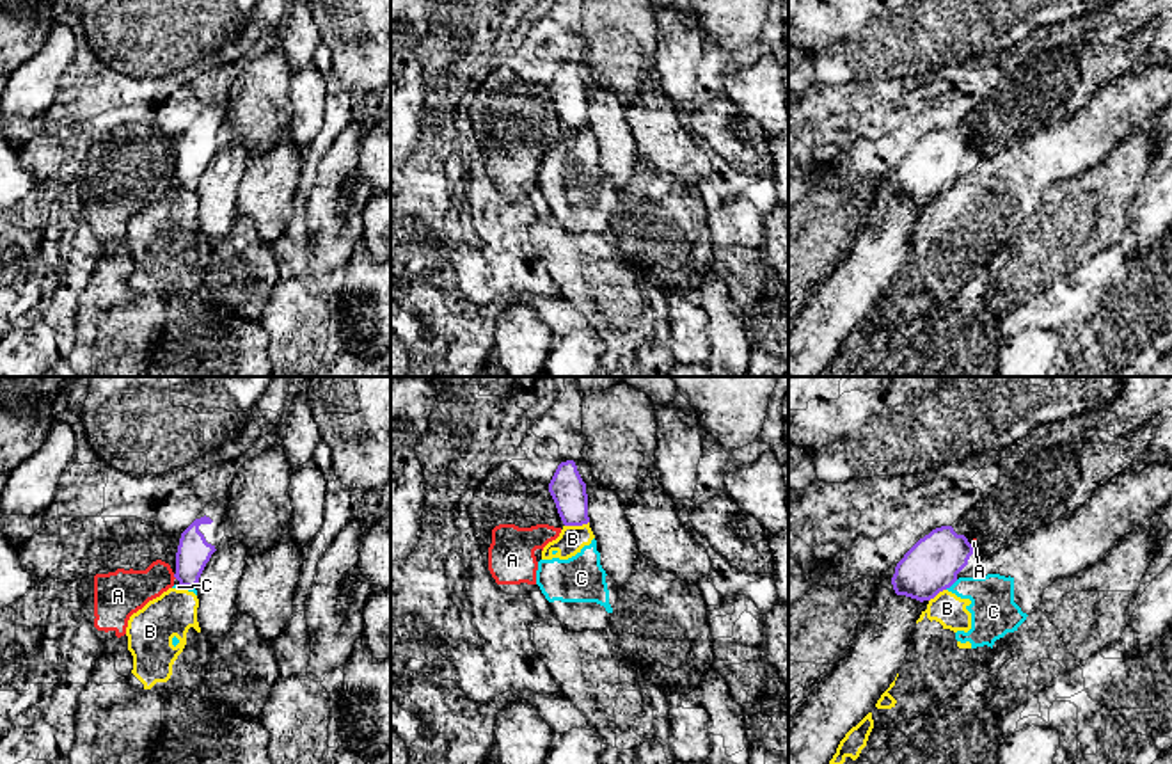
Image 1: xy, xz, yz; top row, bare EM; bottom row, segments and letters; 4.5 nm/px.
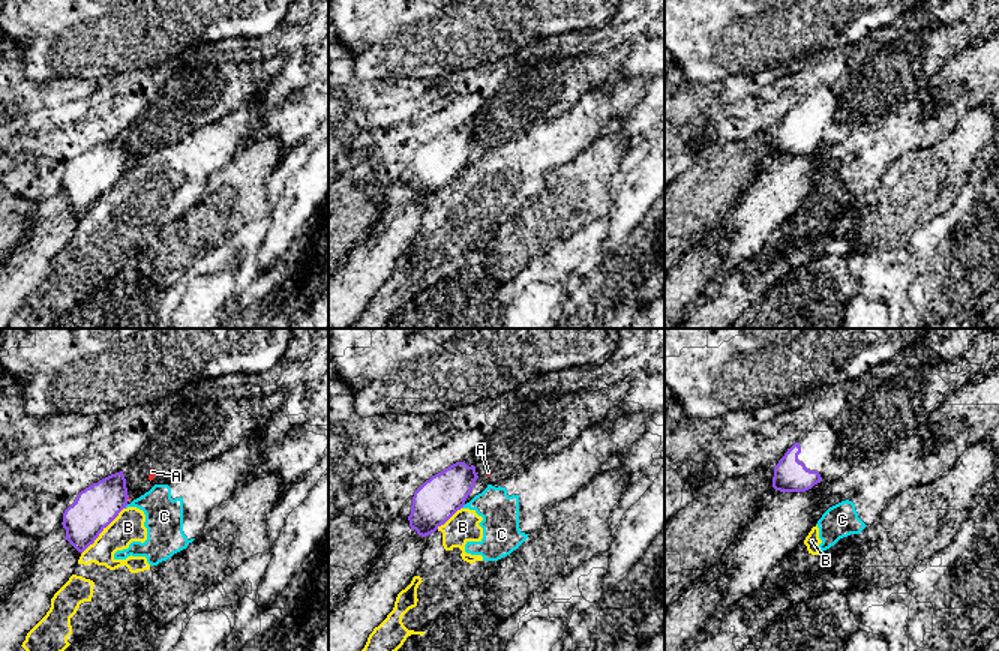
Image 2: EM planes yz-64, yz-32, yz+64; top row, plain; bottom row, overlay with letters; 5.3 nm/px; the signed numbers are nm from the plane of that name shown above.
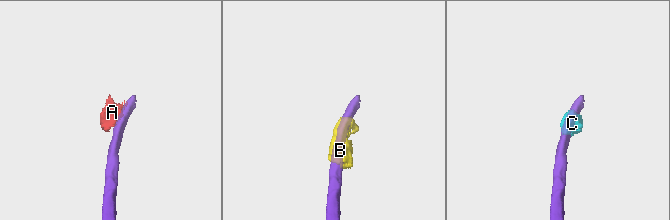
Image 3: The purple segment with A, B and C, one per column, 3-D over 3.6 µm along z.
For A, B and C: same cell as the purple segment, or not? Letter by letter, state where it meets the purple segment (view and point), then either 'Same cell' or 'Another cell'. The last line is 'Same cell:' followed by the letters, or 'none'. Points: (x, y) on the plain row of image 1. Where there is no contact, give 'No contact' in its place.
A: Touches purple at xy (174, 178). Another cell
B: Touches purple at xz (576, 127). Another cell
C: Touches purple at yz (950, 187). Another cell
Same cell: none

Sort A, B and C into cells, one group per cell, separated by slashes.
A / B C

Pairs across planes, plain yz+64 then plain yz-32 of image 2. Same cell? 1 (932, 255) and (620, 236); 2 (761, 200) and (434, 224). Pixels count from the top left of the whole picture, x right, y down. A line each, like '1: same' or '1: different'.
1: different
2: different

